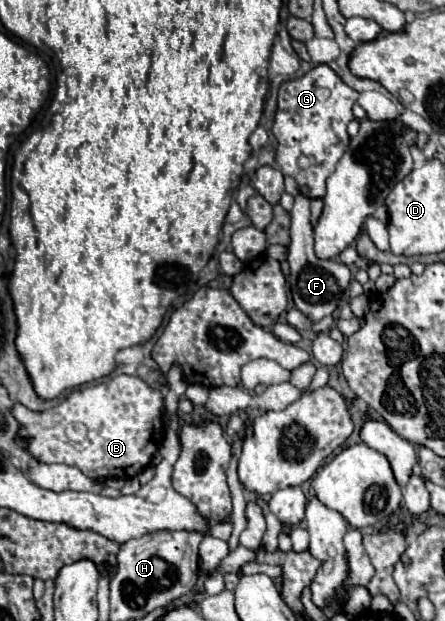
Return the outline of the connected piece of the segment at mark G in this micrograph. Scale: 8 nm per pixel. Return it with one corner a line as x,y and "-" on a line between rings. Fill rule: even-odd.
318,64
302,78
280,86
278,112
272,126
272,134
278,140
274,166
284,176
292,176
304,196
322,198
326,194
326,178
334,172
350,144
346,126
354,120
352,106
356,100
358,92
346,86
328,64

